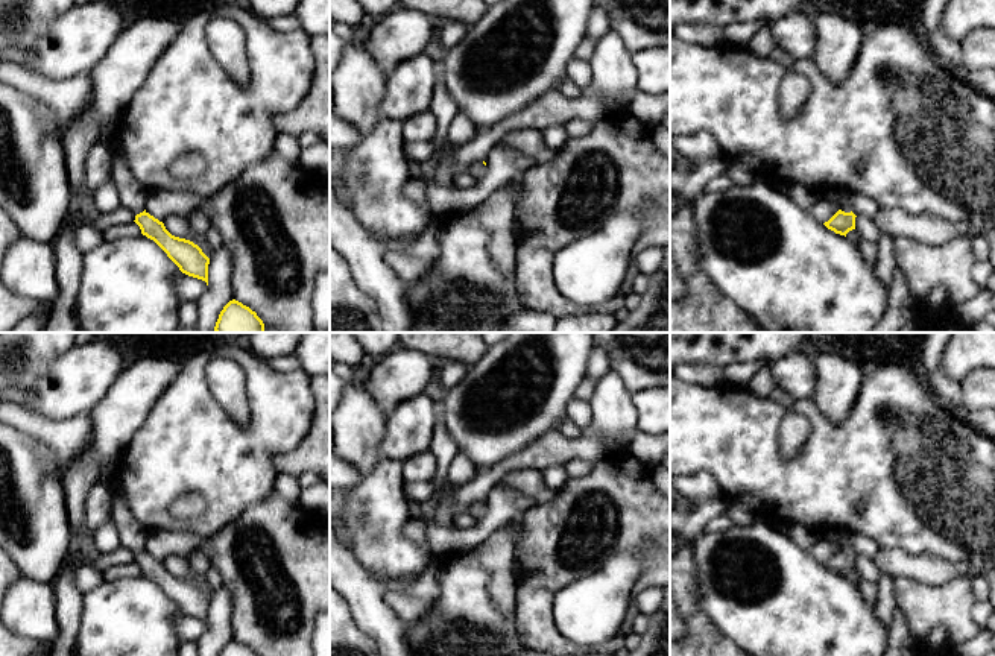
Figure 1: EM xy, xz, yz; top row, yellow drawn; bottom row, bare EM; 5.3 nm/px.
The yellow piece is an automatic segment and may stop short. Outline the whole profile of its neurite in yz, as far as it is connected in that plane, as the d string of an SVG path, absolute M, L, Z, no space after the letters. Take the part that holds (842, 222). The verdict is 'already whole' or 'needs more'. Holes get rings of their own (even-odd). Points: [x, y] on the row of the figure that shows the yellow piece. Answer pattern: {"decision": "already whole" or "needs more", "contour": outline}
{"decision": "needs more", "contour": "M846 187L831 188L825 193L825 197L831 200L839 211L823 225L835 234L845 235L855 229L855 214L849 208L849 197L855 194Z"}

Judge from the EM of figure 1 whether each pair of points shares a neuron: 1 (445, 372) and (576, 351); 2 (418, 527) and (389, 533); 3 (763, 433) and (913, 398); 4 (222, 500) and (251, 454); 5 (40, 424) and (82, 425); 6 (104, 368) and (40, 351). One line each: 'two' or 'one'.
1: two
2: two
3: one
4: one
5: one
6: two

